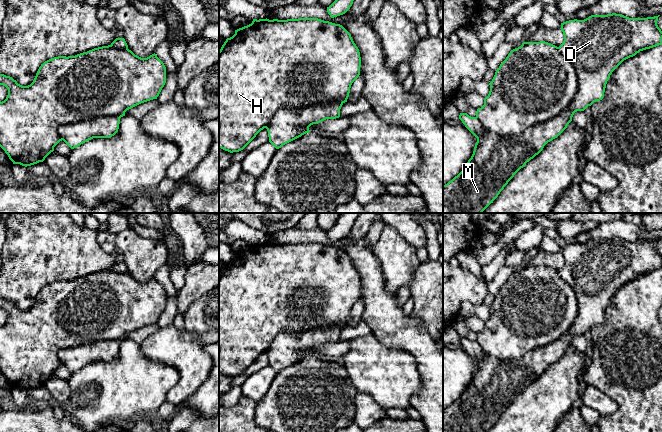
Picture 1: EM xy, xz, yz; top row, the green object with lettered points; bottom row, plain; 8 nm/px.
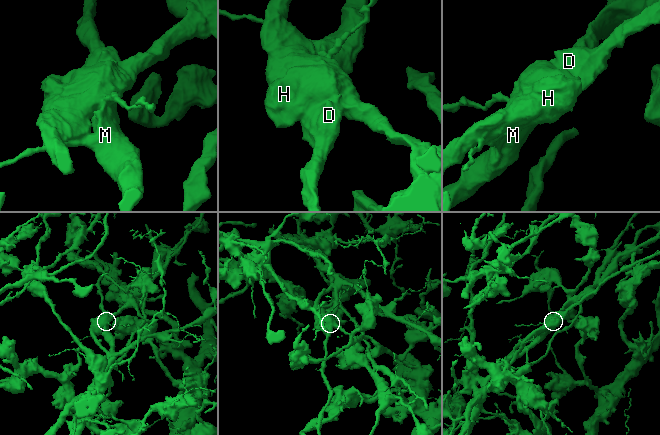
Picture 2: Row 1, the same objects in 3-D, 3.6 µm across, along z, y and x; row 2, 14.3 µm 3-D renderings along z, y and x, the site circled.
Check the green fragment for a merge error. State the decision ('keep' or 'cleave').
cleave

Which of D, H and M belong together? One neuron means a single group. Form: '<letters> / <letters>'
D M / H

